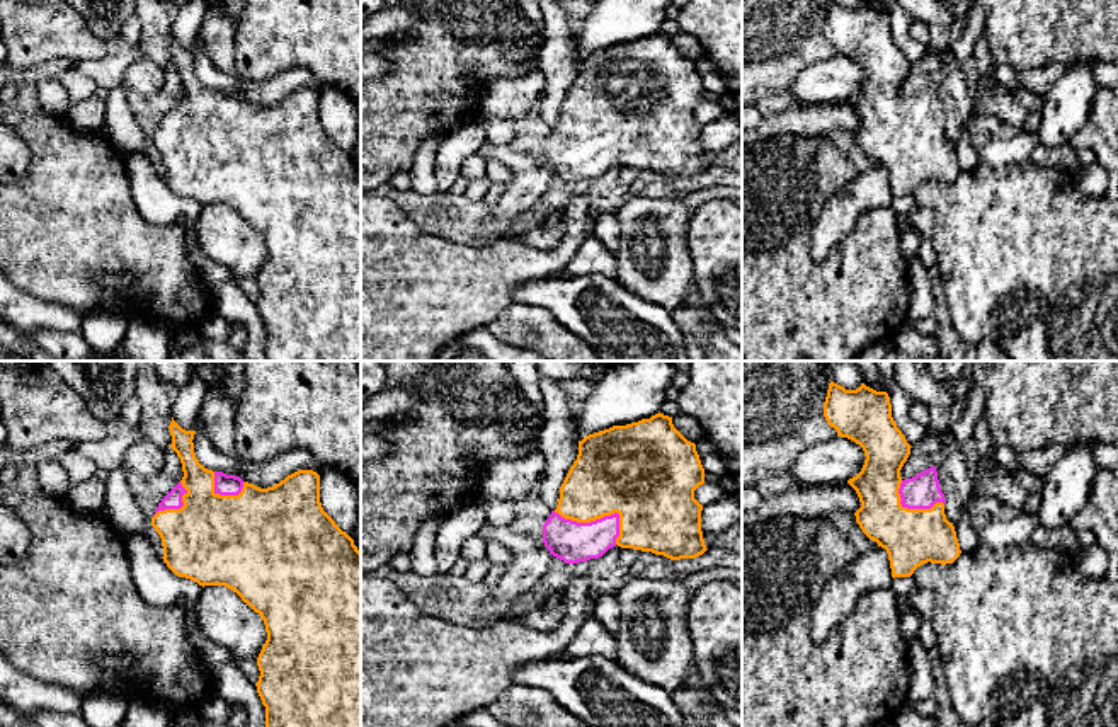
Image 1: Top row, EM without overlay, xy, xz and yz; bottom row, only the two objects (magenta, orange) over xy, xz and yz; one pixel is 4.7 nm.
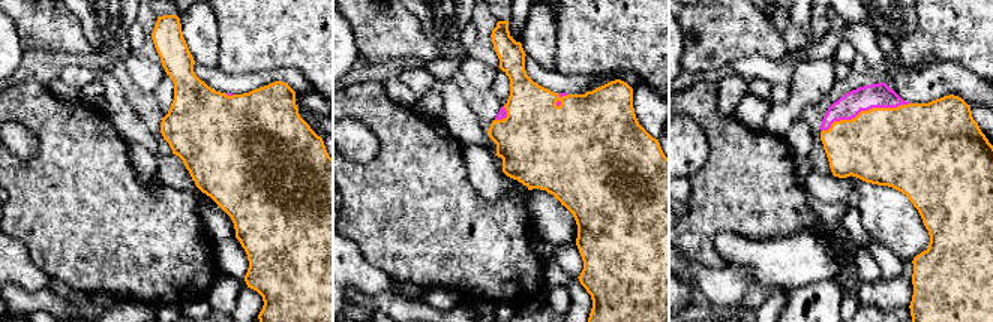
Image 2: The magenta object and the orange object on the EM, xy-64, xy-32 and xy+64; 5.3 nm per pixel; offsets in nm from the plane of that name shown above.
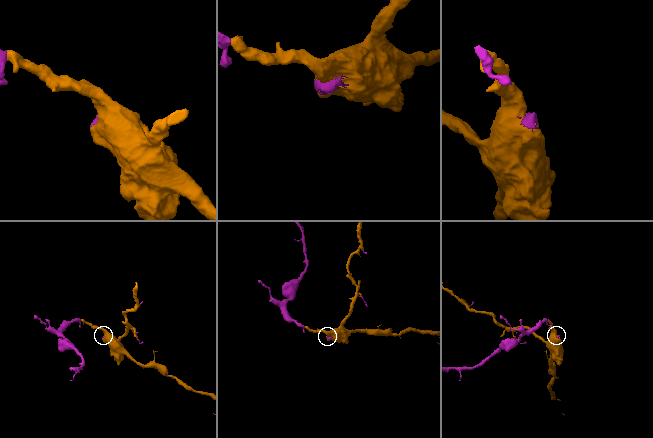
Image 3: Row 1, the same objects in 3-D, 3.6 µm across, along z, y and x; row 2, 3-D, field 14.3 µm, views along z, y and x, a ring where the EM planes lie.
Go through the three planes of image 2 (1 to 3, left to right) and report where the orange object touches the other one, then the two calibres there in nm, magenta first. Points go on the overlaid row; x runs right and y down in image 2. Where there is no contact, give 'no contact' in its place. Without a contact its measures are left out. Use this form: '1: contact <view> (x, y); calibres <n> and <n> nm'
1: contact xy-64 (230, 95); calibres 20 and 500 nm
2: contact xy-32 (560, 96); calibres 20 and 440 nm
3: contact xy+64 (866, 110); calibres 130 and 420 nm

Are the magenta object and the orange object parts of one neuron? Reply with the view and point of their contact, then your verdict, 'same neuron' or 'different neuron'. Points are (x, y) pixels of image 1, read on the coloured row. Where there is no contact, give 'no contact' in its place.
contact xz (601, 518); same neuron

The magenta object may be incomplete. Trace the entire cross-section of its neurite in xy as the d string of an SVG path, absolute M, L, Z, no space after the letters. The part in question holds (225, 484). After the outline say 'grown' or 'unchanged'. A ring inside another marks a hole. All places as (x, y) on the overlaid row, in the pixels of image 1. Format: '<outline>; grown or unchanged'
M174 417L168 429L184 477L151 518L162 538L162 558L179 577L202 587L231 589L264 620L267 640L257 657L260 676L255 686L265 707L265 727L361 727L361 552L323 511L320 475L298 470L260 489L240 477L204 468L194 453L196 431L182 429Z; grown

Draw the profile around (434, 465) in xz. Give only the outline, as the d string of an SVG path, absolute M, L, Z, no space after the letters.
M381 361L386 371L385 388L414 383L420 402L398 410L381 438L391 451L378 461L361 461L361 574L374 574L398 553L408 553L419 526L439 514L454 512L466 504L480 502L482 468L514 460L536 449L545 412L533 409L521 397L502 361Z

